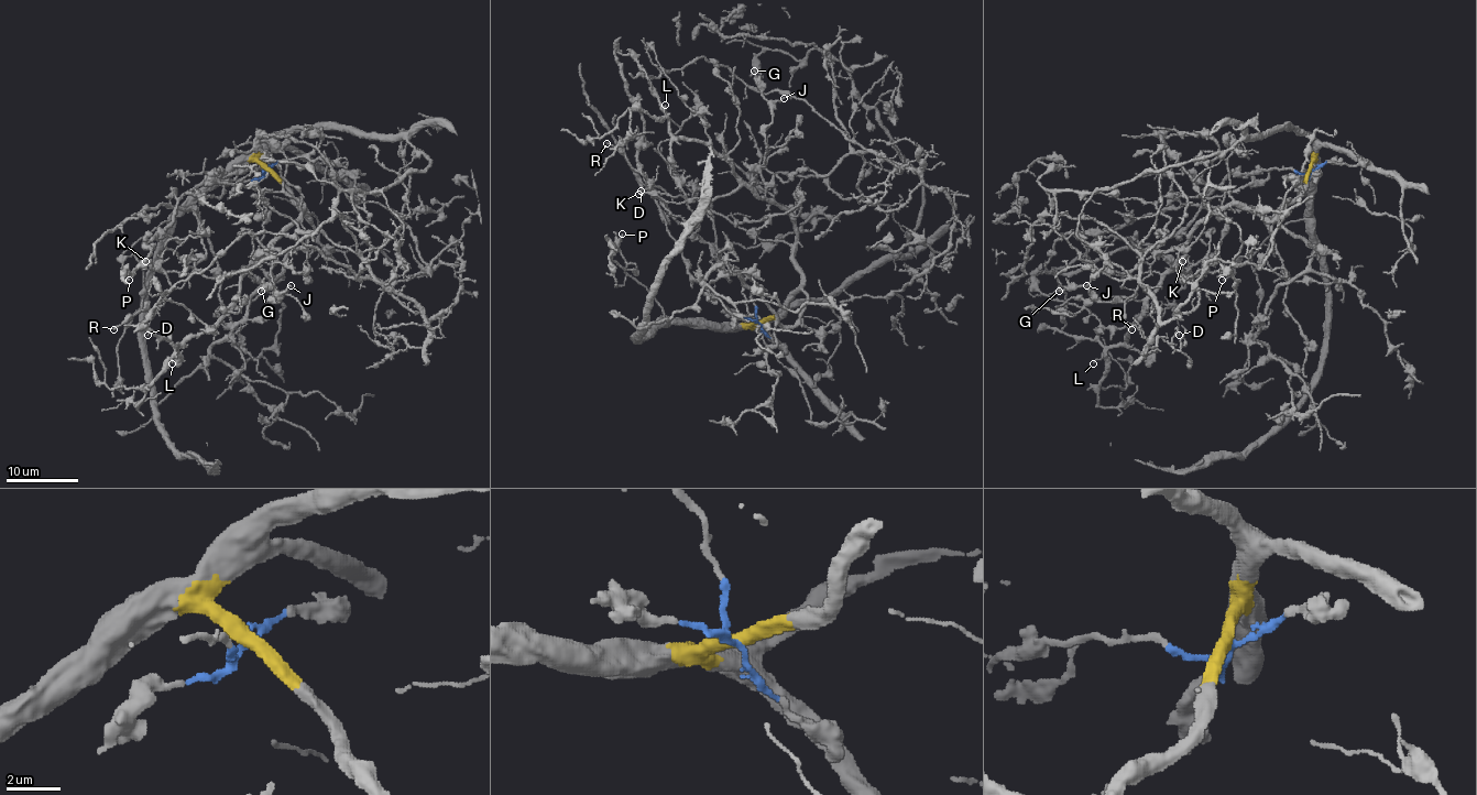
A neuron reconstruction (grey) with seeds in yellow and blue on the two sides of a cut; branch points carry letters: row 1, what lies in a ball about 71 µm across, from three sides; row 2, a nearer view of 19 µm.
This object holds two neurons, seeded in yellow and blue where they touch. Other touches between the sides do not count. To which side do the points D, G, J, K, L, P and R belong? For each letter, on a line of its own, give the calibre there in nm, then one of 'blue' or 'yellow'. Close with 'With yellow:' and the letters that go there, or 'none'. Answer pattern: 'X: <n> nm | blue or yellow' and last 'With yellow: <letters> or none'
D: 120 nm | yellow
G: 180 nm | yellow
J: 130 nm | yellow
K: 90 nm | yellow
L: 140 nm | yellow
P: 180 nm | yellow
R: 180 nm | yellow
With yellow: D, G, J, K, L, P, R

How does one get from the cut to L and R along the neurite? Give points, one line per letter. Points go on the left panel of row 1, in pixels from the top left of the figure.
L: (265, 170), (308, 218), (302, 206), (303, 211), (242, 278), (236, 303), (212, 326), (178, 346), (173, 363)
R: (265, 170), (308, 218), (302, 206), (302, 215), (250, 269), (219, 278), (194, 270), (153, 308), (113, 329)

